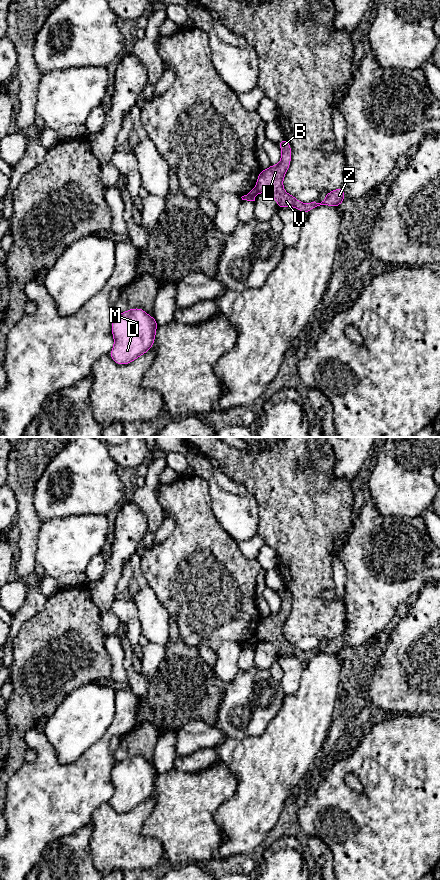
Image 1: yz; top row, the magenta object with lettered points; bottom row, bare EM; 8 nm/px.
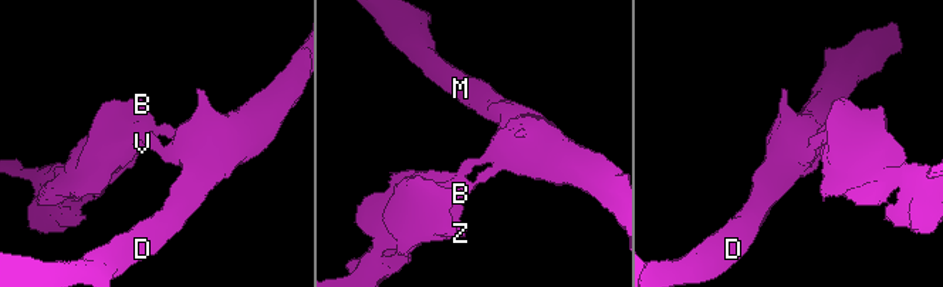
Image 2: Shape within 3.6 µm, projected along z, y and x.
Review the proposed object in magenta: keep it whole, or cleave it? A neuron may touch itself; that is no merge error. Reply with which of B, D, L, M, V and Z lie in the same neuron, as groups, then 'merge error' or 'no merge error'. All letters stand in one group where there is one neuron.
groups B L V Z / D M; merge error

